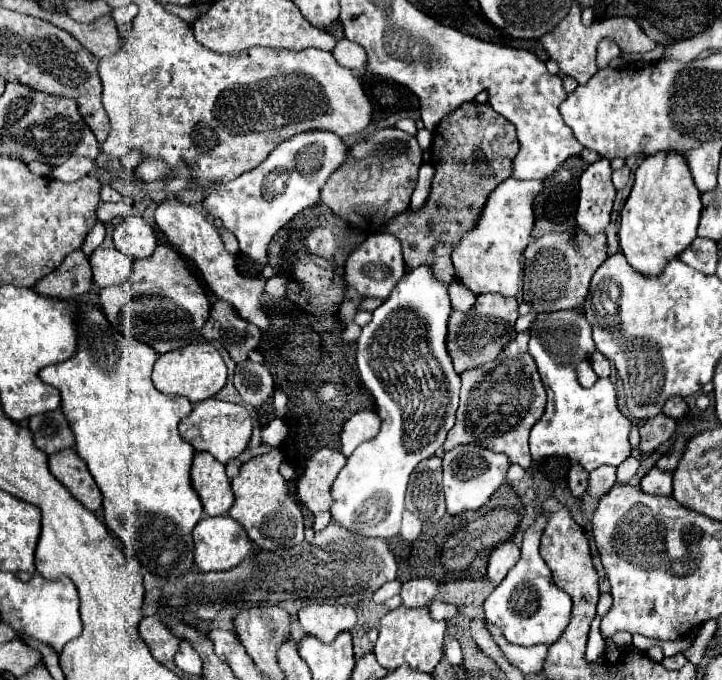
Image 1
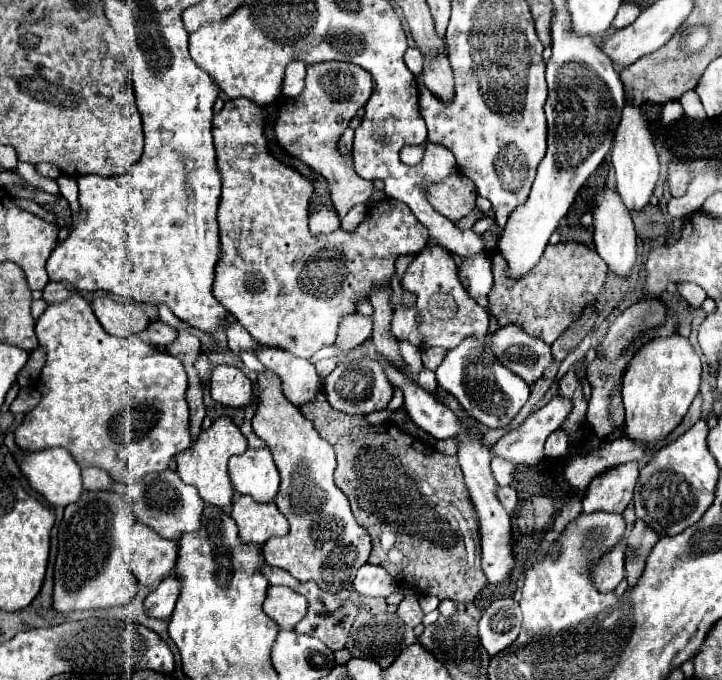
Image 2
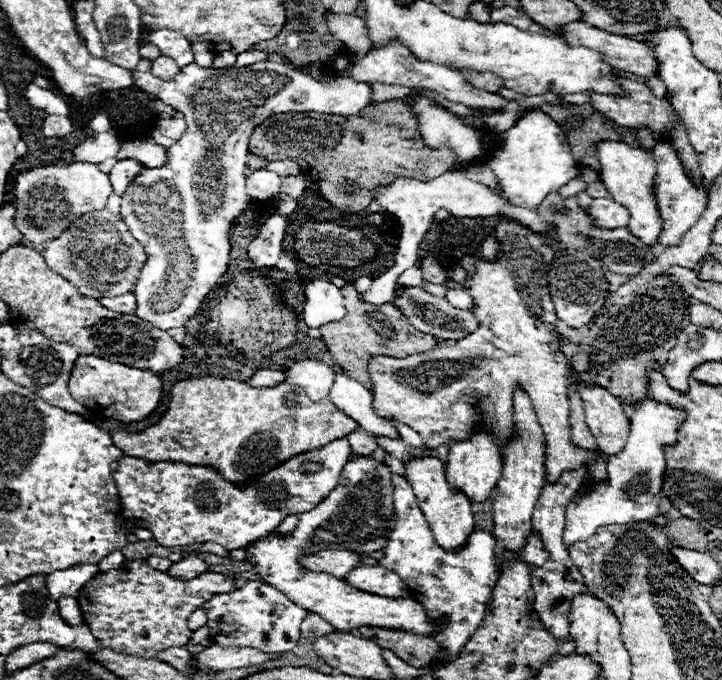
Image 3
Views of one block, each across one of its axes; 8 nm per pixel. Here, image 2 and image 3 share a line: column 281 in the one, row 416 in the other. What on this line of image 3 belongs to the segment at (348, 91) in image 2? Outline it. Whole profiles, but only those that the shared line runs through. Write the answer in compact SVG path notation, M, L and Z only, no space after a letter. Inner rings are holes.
M78 356L76 364L72 368L72 376L68 382L68 390L72 392L72 398L84 404L88 410L92 410L98 416L116 418L120 422L138 422L146 418L162 398L162 380L158 374L150 370L132 368L126 364L110 362L96 356Z

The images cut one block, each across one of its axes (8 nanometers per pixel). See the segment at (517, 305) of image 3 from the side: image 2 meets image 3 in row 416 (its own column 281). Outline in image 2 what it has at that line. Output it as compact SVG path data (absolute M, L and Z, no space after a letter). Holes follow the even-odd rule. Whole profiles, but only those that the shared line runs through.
M266 370L264 374L258 374L258 390L260 390L260 404L258 412L252 420L252 428L258 438L266 442L266 446L272 450L274 462L280 472L280 490L276 496L278 510L288 518L290 532L284 538L270 538L262 546L262 554L266 564L278 566L286 572L290 572L296 580L308 582L314 580L320 588L330 592L340 592L342 588L350 588L352 580L356 576L356 570L366 564L370 556L370 536L368 532L356 522L350 510L350 502L344 496L340 488L334 484L334 470L336 470L336 456L330 444L322 440L316 432L316 428L302 416L298 408L294 408L284 396L282 396L282 384L278 384L278 378L274 372Z

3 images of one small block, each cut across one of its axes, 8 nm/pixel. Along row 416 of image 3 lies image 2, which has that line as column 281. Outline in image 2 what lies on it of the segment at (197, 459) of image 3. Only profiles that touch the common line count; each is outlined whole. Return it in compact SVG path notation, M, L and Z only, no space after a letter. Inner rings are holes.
M236 98L214 114L212 134L222 174L222 196L218 208L222 260L218 260L214 278L214 296L262 346L286 350L298 358L310 358L324 346L336 342L338 324L344 316L356 312L356 304L368 300L374 284L388 286L396 272L398 256L416 256L426 248L428 232L412 214L408 204L390 198L372 204L372 212L354 232L342 228L332 234L310 234L308 206L314 186L294 168L278 162L268 148L264 134L266 110L248 98Z

